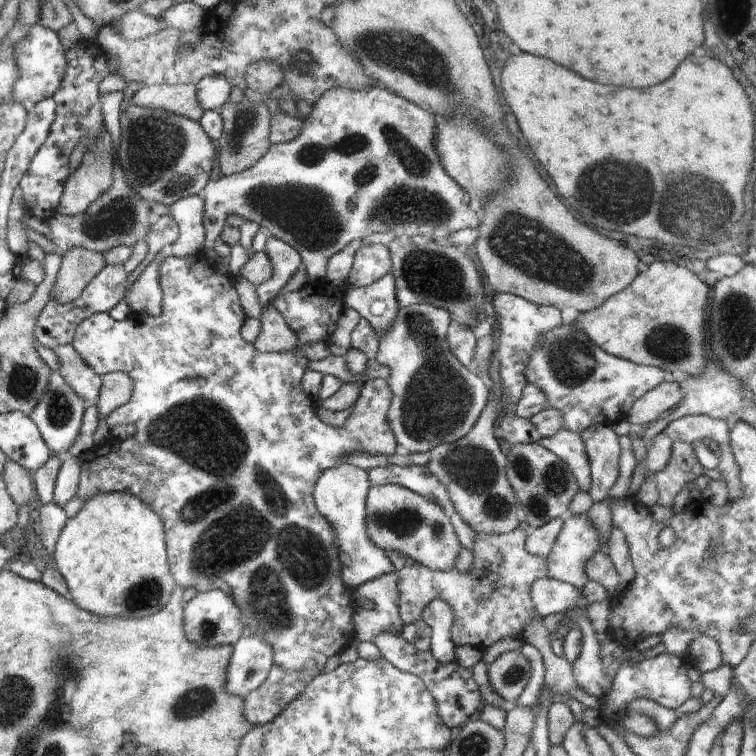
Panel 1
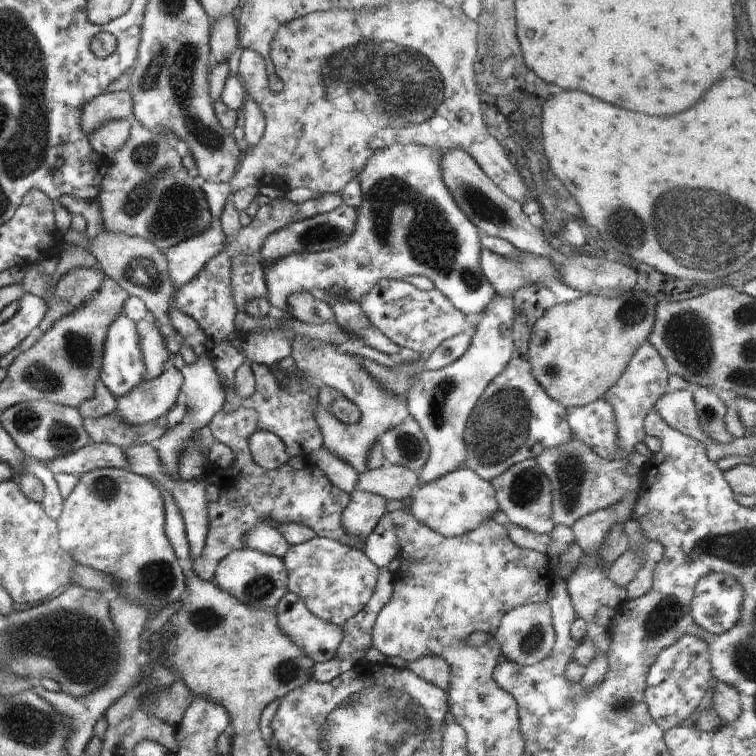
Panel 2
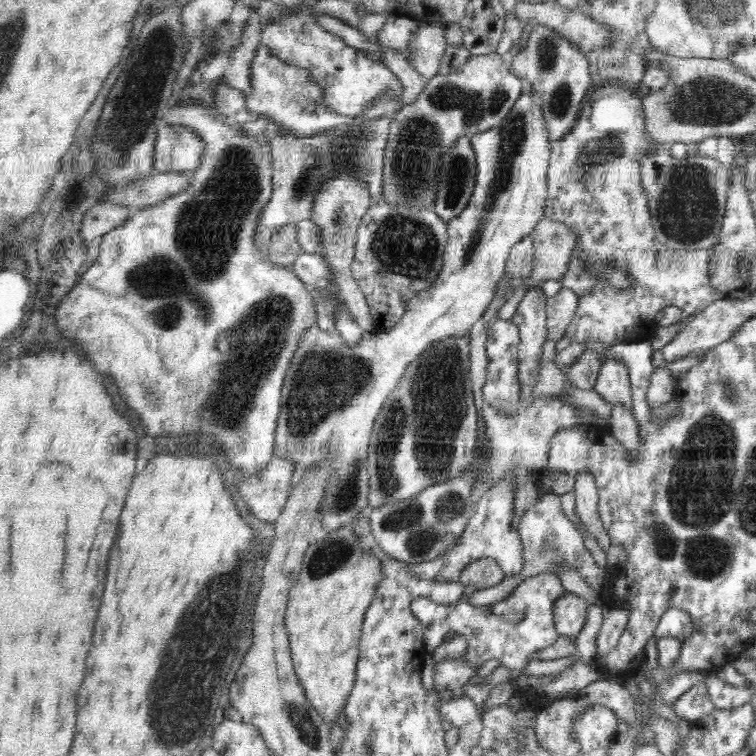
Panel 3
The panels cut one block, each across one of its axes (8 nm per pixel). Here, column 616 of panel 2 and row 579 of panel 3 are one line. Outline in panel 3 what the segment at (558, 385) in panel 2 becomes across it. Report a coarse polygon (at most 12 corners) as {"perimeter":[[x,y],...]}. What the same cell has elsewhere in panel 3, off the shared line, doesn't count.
{"perimeter":[[351,527],[304,558],[284,626],[334,728],[383,577]]}

